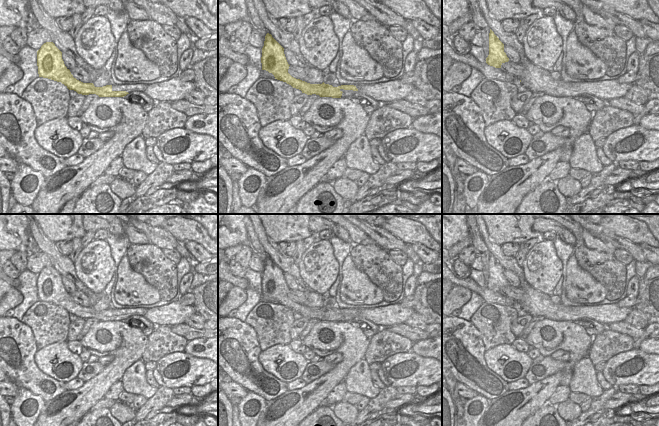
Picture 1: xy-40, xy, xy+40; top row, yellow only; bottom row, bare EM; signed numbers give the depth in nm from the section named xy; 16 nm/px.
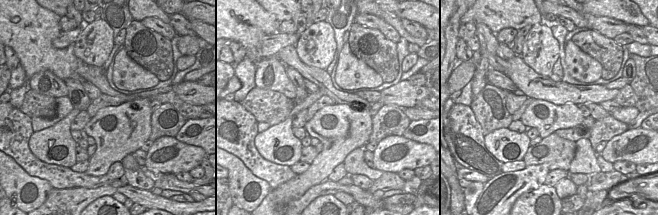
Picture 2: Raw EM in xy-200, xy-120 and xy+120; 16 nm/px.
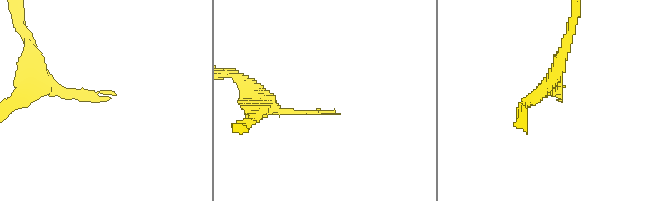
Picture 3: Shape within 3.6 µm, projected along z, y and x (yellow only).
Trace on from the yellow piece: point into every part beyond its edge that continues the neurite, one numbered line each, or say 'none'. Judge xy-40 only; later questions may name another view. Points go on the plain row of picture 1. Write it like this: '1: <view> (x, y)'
1: xy-40 (137, 311)

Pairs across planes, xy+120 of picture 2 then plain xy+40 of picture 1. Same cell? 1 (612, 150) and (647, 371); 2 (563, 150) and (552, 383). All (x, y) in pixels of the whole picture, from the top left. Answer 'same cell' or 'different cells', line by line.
1: same cell
2: different cells

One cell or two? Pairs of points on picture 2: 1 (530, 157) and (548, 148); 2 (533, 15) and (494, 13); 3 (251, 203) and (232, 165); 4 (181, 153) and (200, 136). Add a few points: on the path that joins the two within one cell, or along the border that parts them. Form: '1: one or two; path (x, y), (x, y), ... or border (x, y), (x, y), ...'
1: one; path (534, 156), (544, 152)
2: one; path (523, 13), (504, 13)
3: one; path (242, 197), (242, 181), (239, 175)
4: two; border (174, 137), (185, 143), (200, 146), (205, 152)

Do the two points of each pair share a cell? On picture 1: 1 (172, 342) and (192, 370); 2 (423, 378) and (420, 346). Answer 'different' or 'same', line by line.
1: different
2: different

